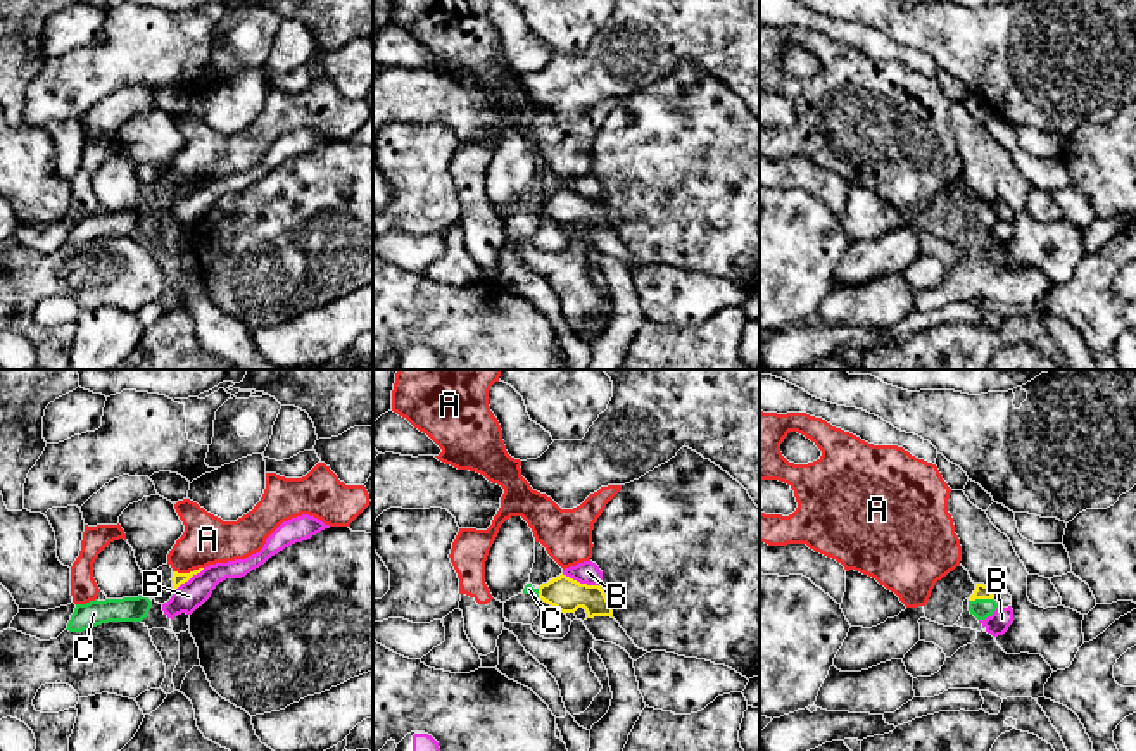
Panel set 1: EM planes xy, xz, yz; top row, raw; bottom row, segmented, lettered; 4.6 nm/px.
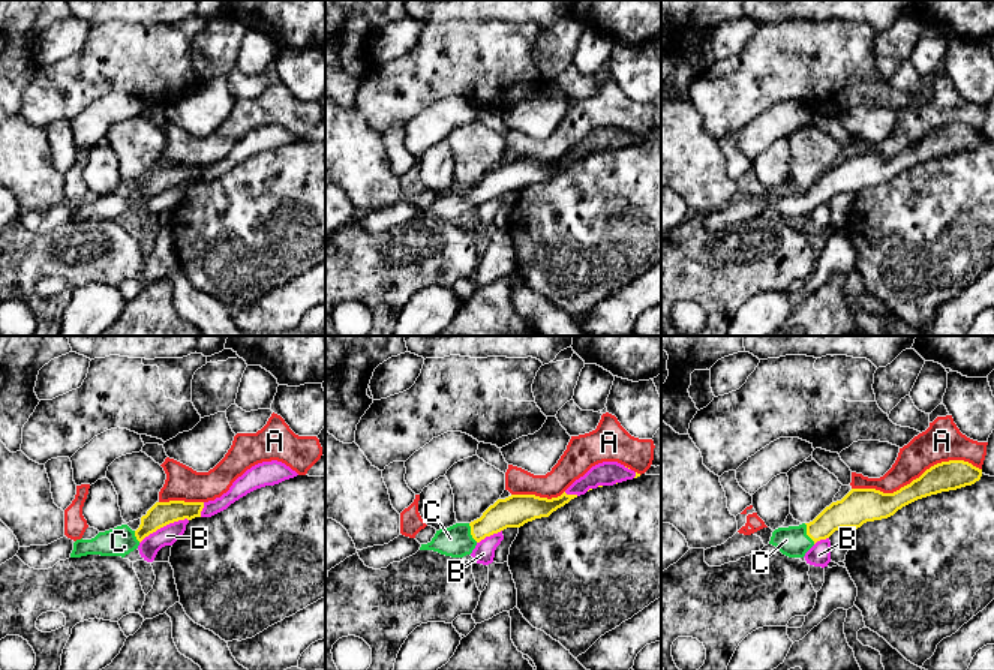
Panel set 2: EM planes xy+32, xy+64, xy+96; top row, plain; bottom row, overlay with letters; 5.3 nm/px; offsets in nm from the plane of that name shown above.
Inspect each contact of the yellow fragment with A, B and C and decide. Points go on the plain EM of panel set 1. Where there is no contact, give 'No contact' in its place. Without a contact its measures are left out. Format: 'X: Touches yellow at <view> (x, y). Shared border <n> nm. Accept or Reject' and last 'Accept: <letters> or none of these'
A: Touches yellow at xy (187, 187). Shared border 150 nm. Reject
B: Touches yellow at xz (579, 195). Shared border 190 nm. Reject
C: Touches yellow at yz (981, 211). Shared border 120 nm. Accept
Accept: C

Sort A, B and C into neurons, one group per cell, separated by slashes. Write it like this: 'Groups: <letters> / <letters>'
Groups: A / B / C

